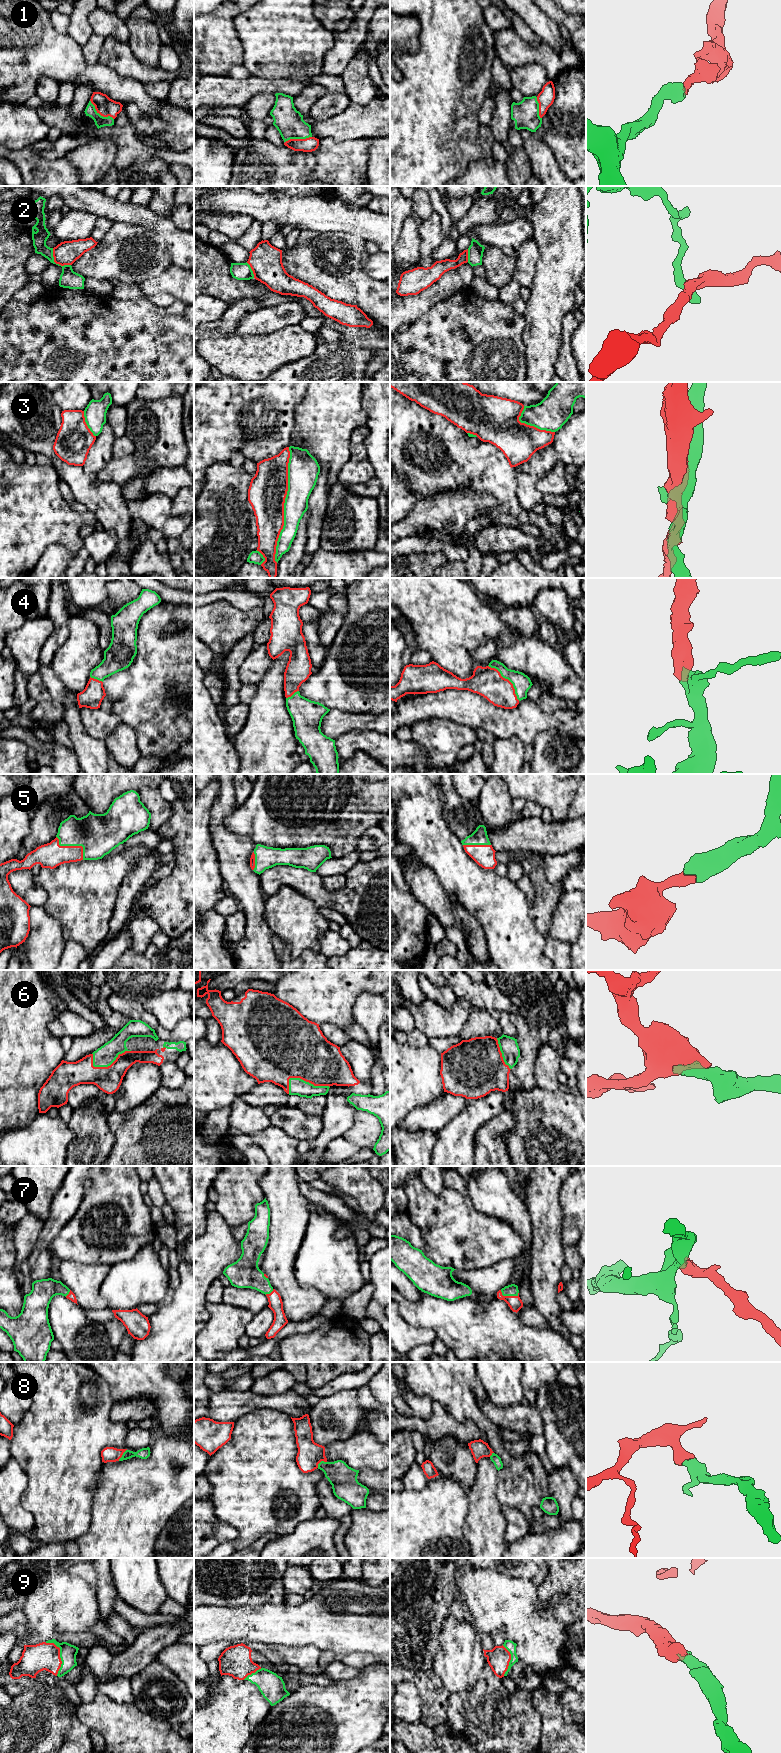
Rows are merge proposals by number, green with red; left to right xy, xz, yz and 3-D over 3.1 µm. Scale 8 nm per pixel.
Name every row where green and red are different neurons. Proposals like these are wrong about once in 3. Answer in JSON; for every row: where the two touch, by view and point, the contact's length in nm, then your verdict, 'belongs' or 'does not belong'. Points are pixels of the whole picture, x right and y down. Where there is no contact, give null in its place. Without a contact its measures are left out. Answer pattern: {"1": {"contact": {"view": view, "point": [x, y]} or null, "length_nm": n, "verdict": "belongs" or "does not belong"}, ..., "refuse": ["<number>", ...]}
{"1": {"contact": {"view": "xy", "point": [99, 114]}, "length_nm": 240, "verdict": "belongs"}, "2": {"contact": {"view": "xy", "point": [55, 263]}, "length_nm": 200, "verdict": "does not belong"}, "3": {"contact": {"view": "xz", "point": [284, 505]}, "length_nm": 950, "verdict": "does not belong"}, "4": {"contact": {"view": "yz", "point": [508, 679]}, "length_nm": 380, "verdict": "belongs"}, "5": {"contact": {"view": "xy", "point": [73, 845]}, "length_nm": 300, "verdict": "belongs"}, "6": {"contact": {"view": "xz", "point": [308, 1082]}, "length_nm": 340, "verdict": "belongs"}, "7": {"contact": {"view": "yz", "point": [508, 1295]}, "length_nm": 160, "verdict": "belongs"}, "8": {"contact": {"view": "xz", "point": [320, 1462]}, "length_nm": 90, "verdict": "belongs"}, "9": {"contact": {"view": "xy", "point": [60, 1655]}, "length_nm": 280, "verdict": "belongs"}, "refuse": ["2", "3"]}

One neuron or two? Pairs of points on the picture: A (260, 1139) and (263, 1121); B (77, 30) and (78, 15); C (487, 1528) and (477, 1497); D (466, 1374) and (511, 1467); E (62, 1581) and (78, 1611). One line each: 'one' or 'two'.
A: two
B: one
C: one
D: one
E: one

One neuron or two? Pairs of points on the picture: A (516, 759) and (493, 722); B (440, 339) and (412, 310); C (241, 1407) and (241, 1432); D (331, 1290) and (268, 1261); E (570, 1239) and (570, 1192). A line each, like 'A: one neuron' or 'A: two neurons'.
A: two neurons
B: two neurons
C: two neurons
D: two neurons
E: one neuron

